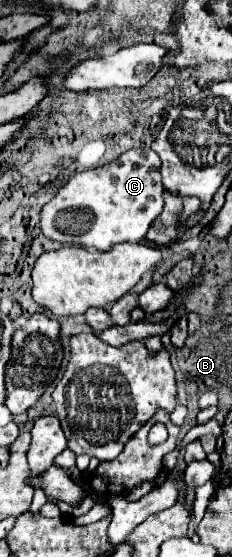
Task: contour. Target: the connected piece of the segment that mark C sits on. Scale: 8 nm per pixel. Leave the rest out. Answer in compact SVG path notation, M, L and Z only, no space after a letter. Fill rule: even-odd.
M132 148L118 156L114 162L104 164L100 168L92 168L86 172L74 174L58 194L42 206L40 210L40 230L46 238L62 242L62 244L76 244L92 252L110 250L114 244L120 242L140 242L146 236L146 230L154 222L154 218L162 212L164 204L164 186L160 178L160 158L150 148Z

